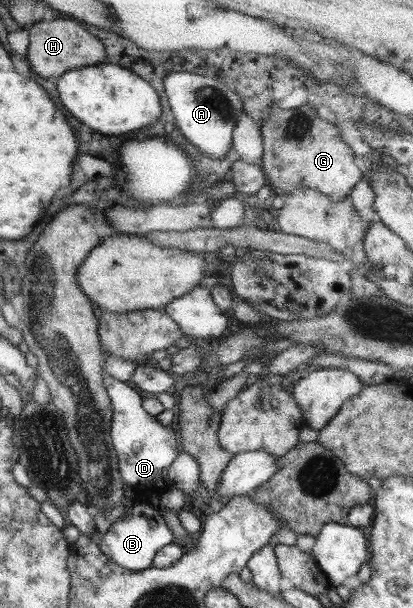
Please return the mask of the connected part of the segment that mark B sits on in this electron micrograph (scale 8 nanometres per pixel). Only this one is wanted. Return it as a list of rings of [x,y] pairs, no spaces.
[[[131,503],[125,506],[125,514],[116,522],[109,523],[107,533],[98,541],[97,547],[110,556],[115,563],[131,571],[144,571],[154,565],[155,555],[163,547],[174,543],[173,532],[165,524],[158,507]]]

